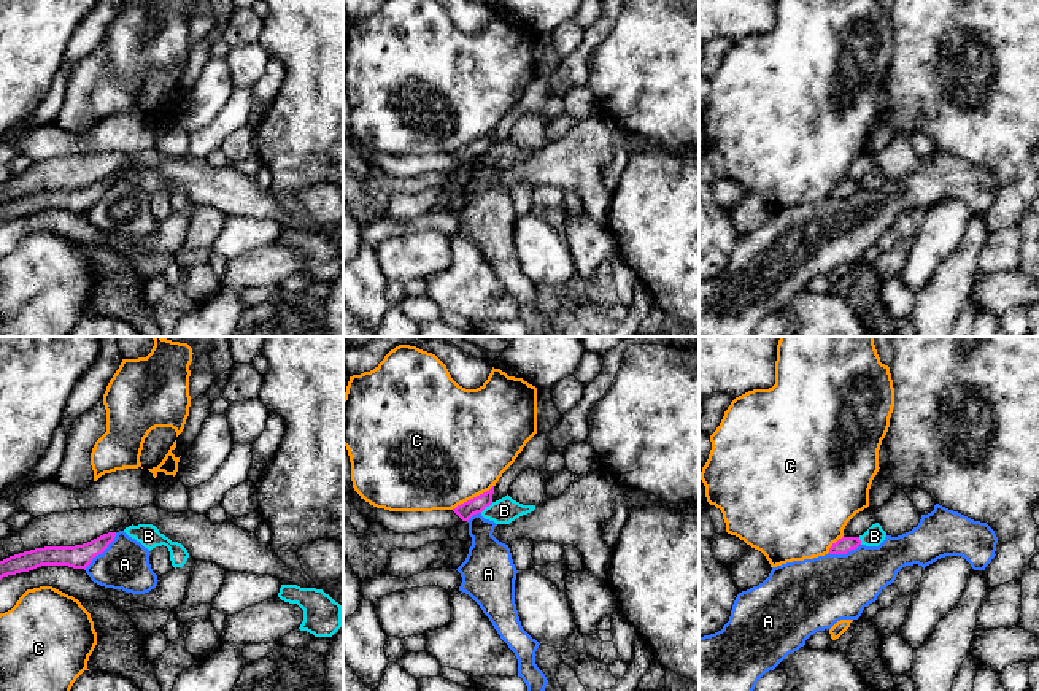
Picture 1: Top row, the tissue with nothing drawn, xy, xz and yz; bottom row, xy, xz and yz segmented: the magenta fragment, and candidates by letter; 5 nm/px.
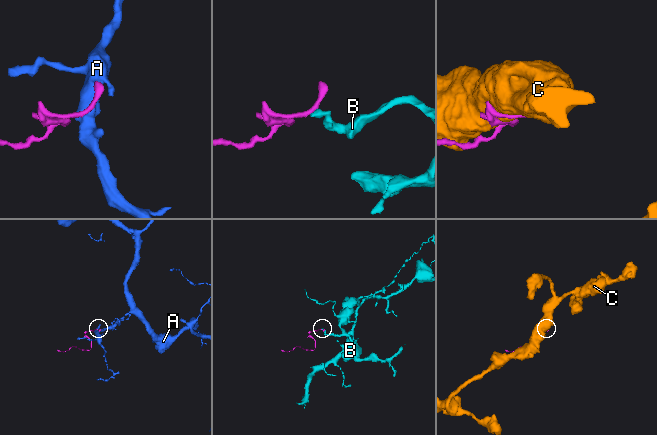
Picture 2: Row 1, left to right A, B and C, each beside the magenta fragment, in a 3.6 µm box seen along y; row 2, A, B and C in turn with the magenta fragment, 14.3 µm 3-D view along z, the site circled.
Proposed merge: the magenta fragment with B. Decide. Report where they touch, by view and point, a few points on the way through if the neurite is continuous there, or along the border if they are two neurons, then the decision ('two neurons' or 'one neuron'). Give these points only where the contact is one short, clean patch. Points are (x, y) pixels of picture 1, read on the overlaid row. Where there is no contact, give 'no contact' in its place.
xz (486, 505) | along xz (493, 502), (480, 512) | two neurons

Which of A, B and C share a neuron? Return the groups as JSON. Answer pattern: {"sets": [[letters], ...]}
{"sets": [["A"], ["B"], ["C"]]}

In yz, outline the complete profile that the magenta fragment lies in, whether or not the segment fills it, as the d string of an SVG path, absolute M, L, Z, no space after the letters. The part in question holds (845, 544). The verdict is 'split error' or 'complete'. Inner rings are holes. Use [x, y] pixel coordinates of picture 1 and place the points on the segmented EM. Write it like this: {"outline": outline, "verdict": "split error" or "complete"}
{"outline": "M842 537L829 548L829 554L847 554L861 545L859 537Z", "verdict": "complete"}

